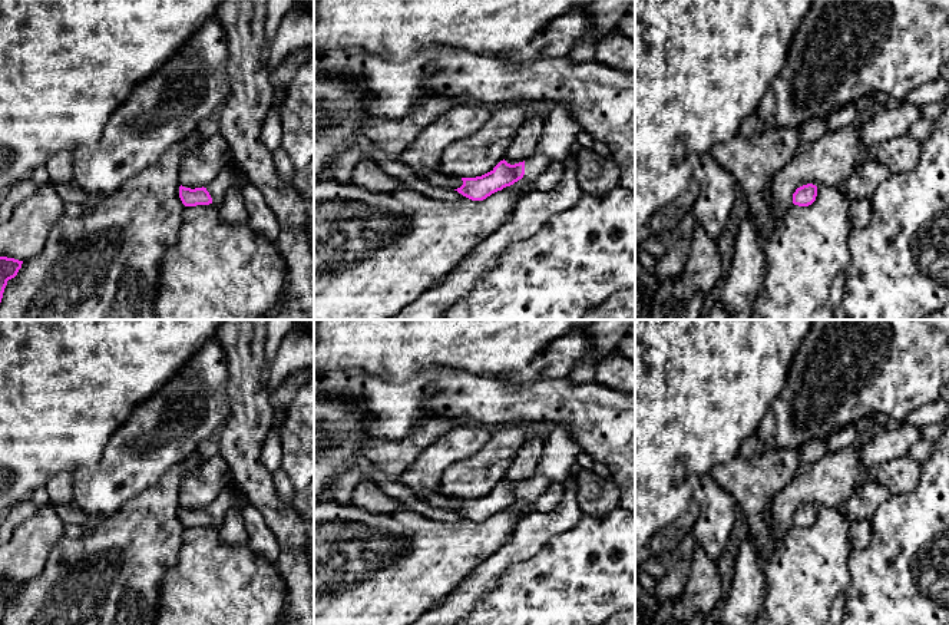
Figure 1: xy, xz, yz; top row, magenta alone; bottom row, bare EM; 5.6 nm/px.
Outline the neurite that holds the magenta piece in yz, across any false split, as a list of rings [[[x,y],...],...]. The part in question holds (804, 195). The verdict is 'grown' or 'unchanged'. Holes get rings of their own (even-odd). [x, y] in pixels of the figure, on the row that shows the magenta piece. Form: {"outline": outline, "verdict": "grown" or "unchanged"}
{"outline": [[[813,183],[803,185],[793,194],[793,204],[798,206],[809,206],[816,201],[817,186]]], "verdict": "unchanged"}

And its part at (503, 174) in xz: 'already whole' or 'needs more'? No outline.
needs more

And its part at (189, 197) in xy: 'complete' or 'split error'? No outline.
split error

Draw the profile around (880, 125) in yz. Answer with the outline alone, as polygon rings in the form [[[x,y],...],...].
[[[907,102],[890,103],[873,110],[863,119],[859,133],[862,142],[874,146],[909,133],[910,126],[922,118],[922,106]]]

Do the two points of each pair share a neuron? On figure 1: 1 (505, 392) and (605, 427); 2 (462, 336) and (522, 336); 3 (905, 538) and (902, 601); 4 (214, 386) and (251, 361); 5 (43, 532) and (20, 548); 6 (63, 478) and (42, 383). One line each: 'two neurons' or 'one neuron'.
1: one neuron
2: one neuron
3: one neuron
4: two neurons
5: one neuron
6: two neurons

